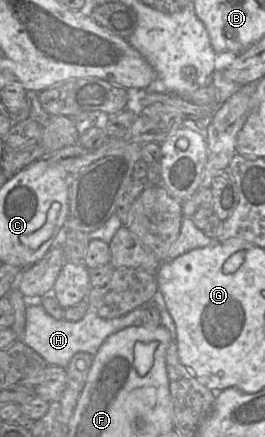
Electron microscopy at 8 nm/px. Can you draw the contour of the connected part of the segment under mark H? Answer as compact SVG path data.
M25 297L26 323L22 341L38 353L51 366L65 368L72 357L78 352L85 352L94 356L104 340L110 335L135 325L141 317L141 309L136 308L126 315L113 319L100 317L94 308L88 308L84 317L79 321L55 319L48 314L41 304L42 297Z

